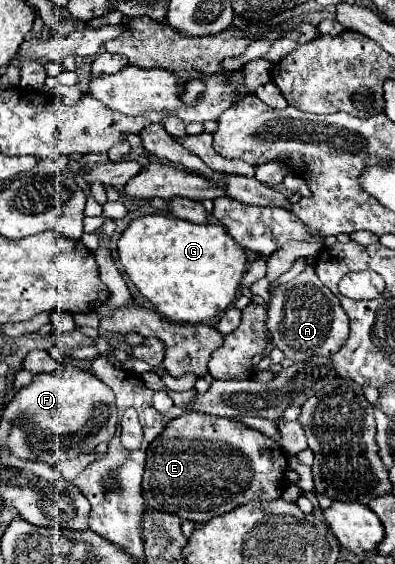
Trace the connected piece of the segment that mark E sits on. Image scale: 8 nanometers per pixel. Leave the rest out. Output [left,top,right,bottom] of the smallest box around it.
[143,413,287,523]

